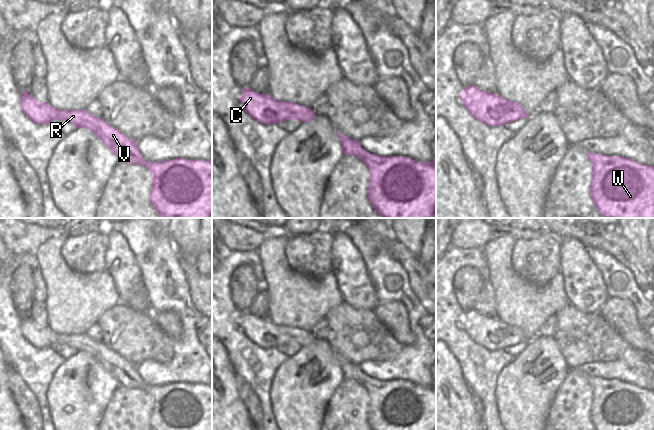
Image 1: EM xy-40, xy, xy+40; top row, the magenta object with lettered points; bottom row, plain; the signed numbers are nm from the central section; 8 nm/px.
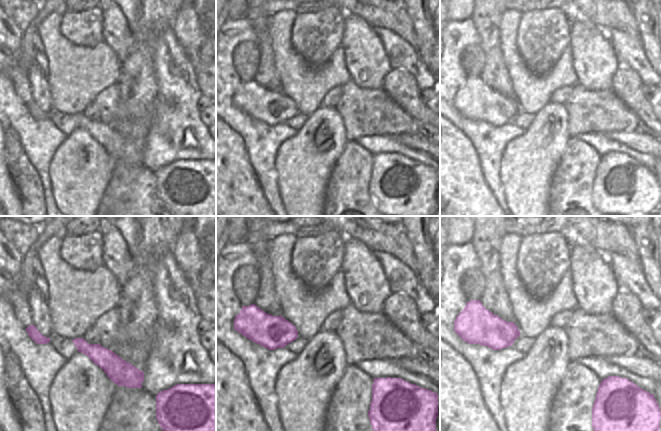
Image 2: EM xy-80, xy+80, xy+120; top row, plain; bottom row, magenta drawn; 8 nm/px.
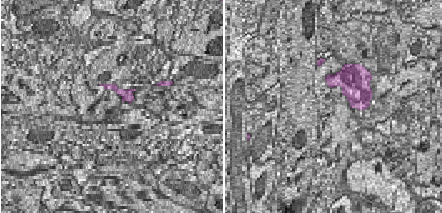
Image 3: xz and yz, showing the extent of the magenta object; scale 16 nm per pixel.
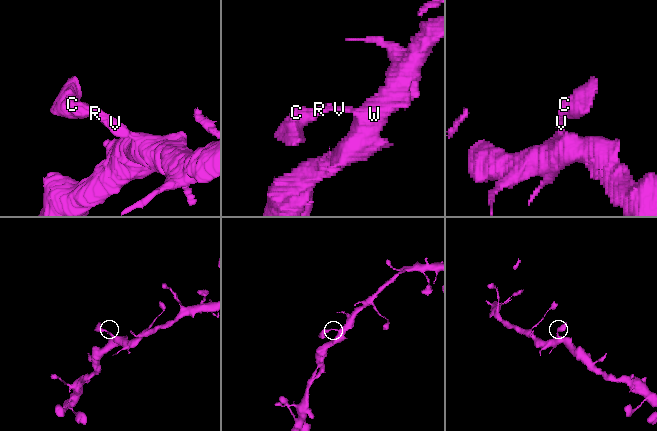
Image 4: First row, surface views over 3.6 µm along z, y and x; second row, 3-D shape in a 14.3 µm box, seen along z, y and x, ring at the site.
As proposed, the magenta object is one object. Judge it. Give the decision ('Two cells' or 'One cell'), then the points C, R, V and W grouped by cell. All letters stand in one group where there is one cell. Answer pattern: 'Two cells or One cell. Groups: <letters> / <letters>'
One cell. Groups: C R V W.

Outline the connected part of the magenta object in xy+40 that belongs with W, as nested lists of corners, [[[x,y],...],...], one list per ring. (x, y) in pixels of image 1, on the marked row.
[[[588,152],[592,163],[590,195],[605,218],[654,218],[654,166],[639,164],[621,156]]]

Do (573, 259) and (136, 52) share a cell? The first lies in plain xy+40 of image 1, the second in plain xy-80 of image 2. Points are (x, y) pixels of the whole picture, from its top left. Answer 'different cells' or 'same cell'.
different cells

